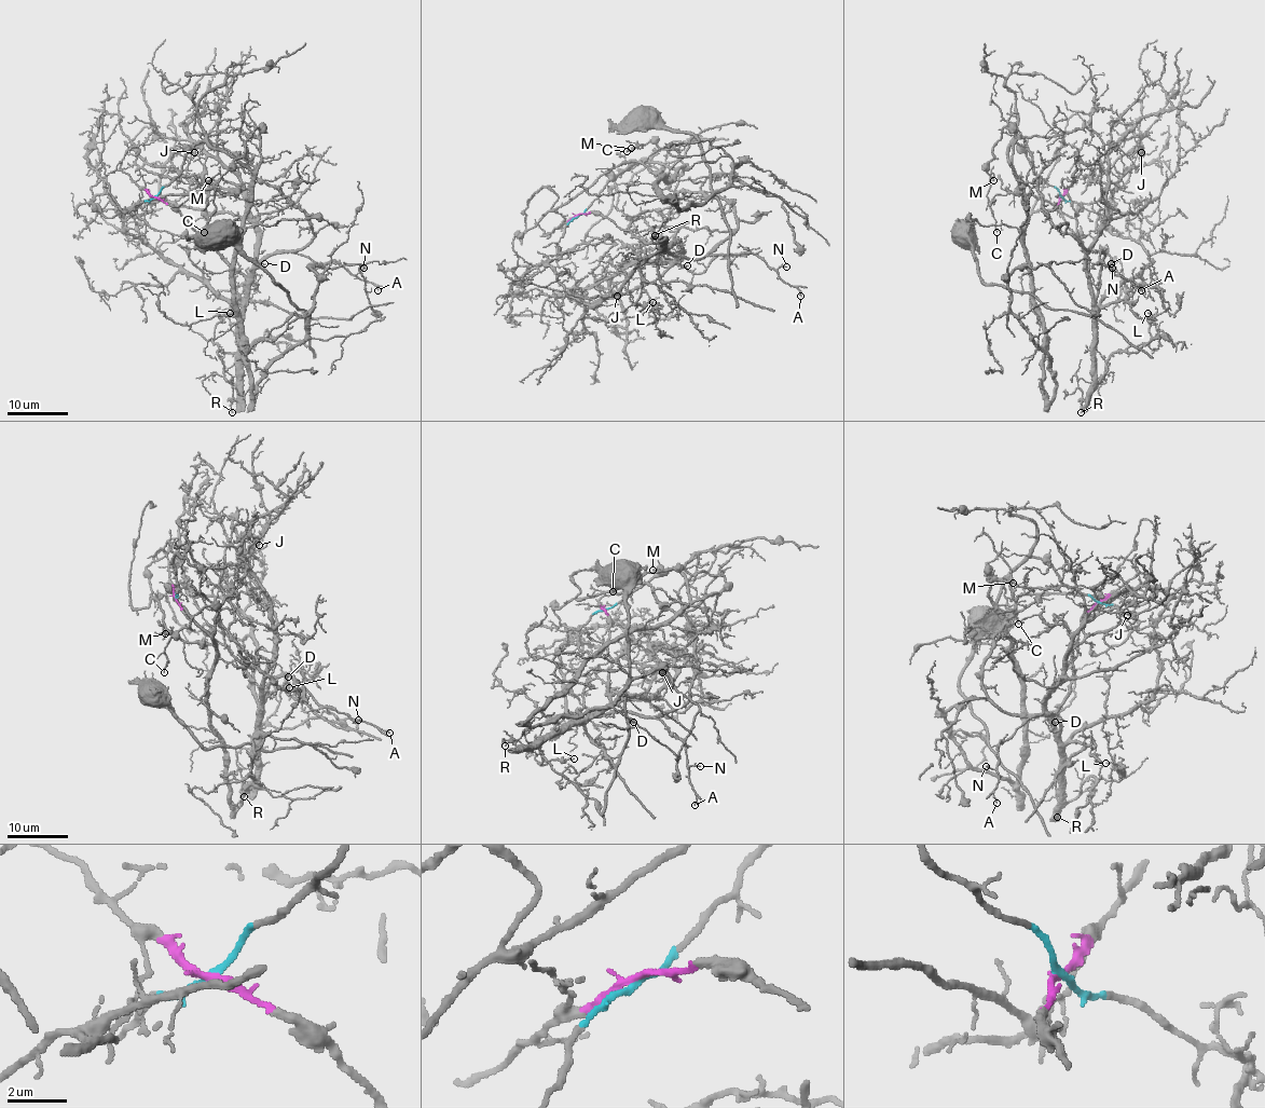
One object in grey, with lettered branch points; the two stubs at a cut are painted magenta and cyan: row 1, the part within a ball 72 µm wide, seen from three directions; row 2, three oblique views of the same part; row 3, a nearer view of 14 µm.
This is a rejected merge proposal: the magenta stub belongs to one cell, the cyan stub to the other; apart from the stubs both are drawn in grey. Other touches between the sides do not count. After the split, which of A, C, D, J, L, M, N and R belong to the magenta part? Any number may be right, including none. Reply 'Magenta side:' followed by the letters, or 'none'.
Magenta side: A, D, J, L, N, R

